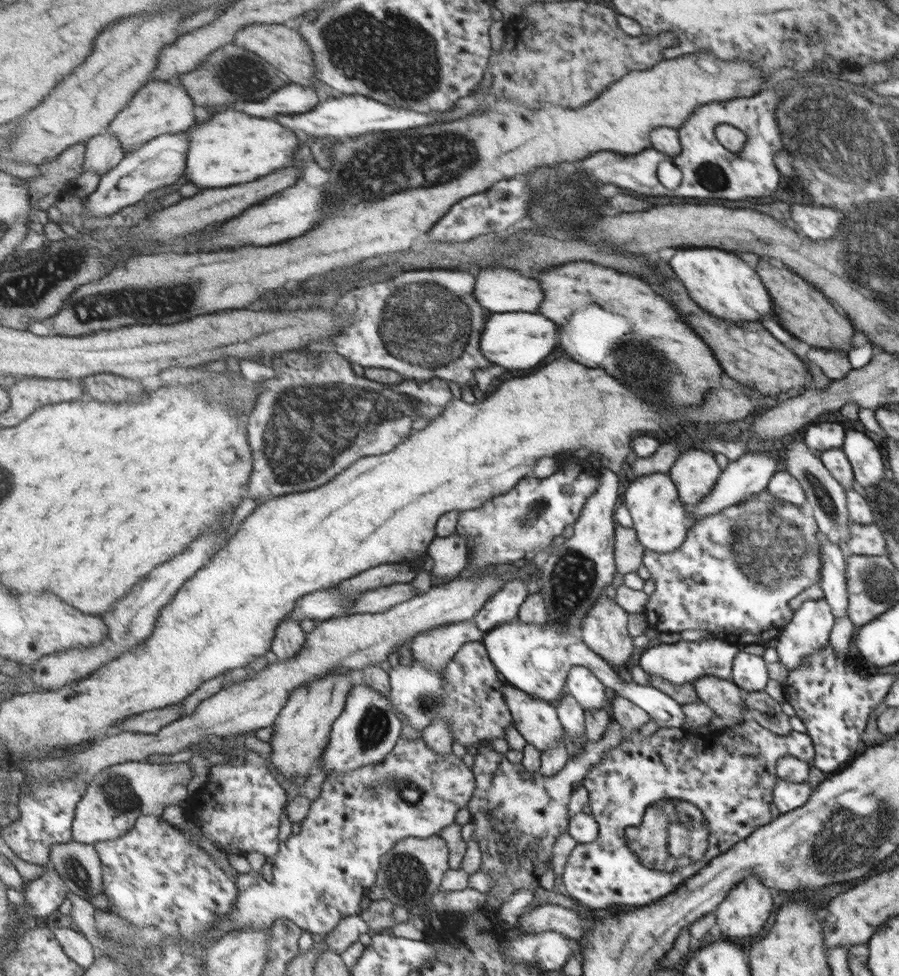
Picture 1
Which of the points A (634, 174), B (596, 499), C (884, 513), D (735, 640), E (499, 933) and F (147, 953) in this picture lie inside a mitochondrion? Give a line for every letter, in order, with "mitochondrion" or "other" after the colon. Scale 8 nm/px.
A: other
B: other
C: other
D: other
E: other
F: mitochondrion

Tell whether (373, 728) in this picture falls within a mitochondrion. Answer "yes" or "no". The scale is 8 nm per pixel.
yes

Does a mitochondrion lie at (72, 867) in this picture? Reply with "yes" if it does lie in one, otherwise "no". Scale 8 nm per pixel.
yes

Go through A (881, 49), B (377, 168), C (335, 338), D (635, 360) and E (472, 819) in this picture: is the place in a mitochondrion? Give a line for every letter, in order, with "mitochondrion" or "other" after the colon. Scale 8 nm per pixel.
A: other
B: mitochondrion
C: other
D: mitochondrion
E: other

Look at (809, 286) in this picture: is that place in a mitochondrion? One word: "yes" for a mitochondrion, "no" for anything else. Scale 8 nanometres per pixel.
no

